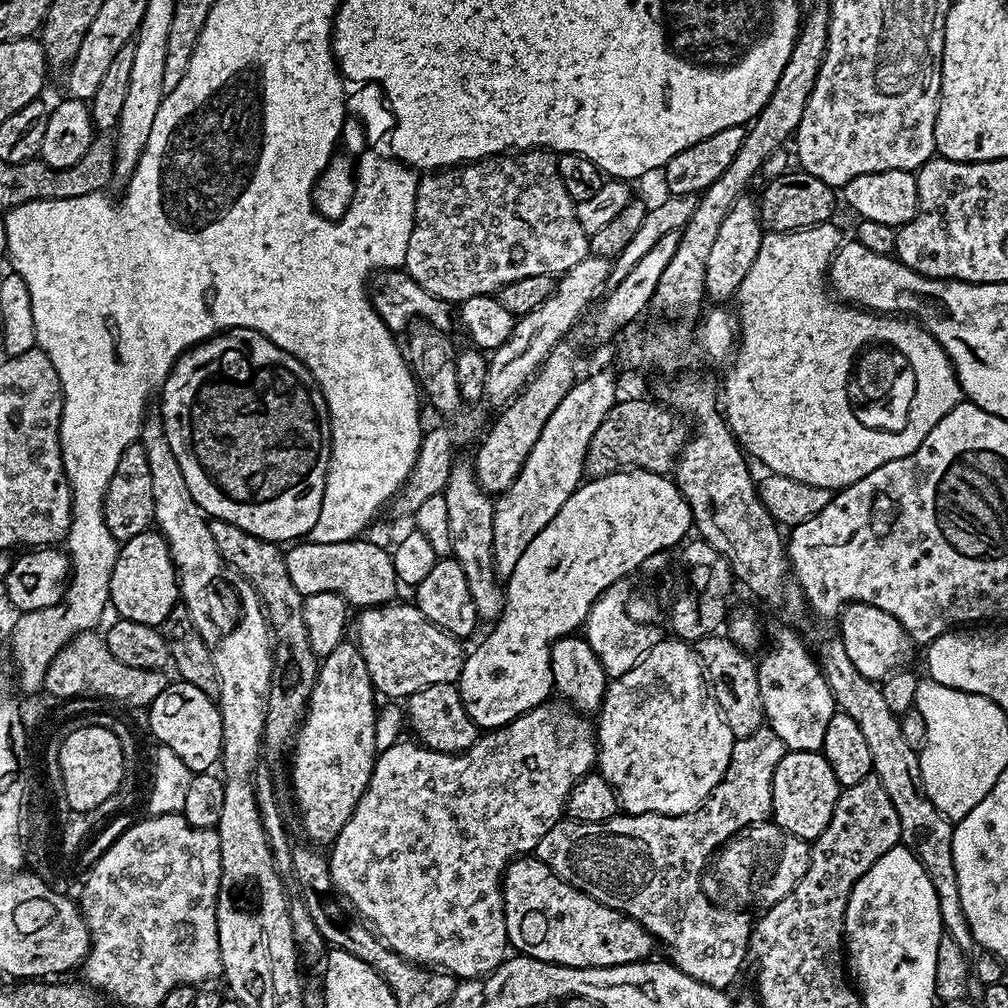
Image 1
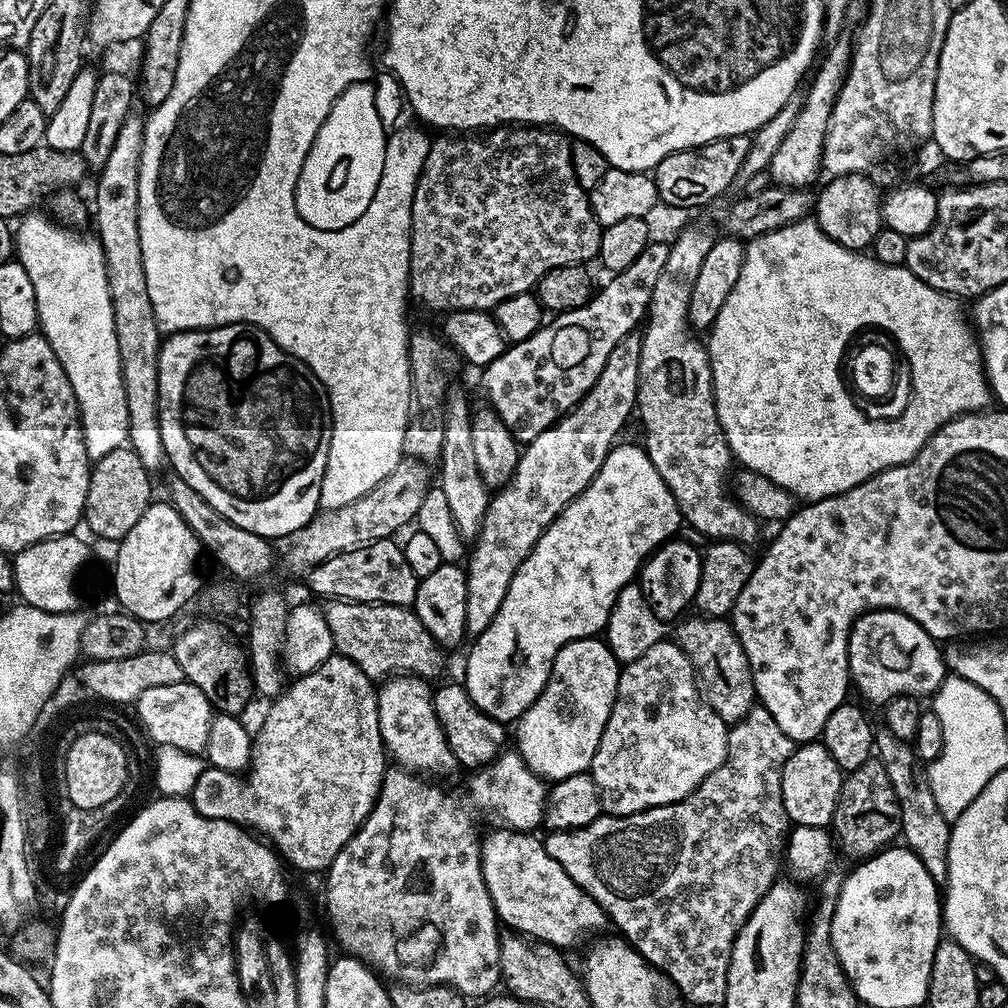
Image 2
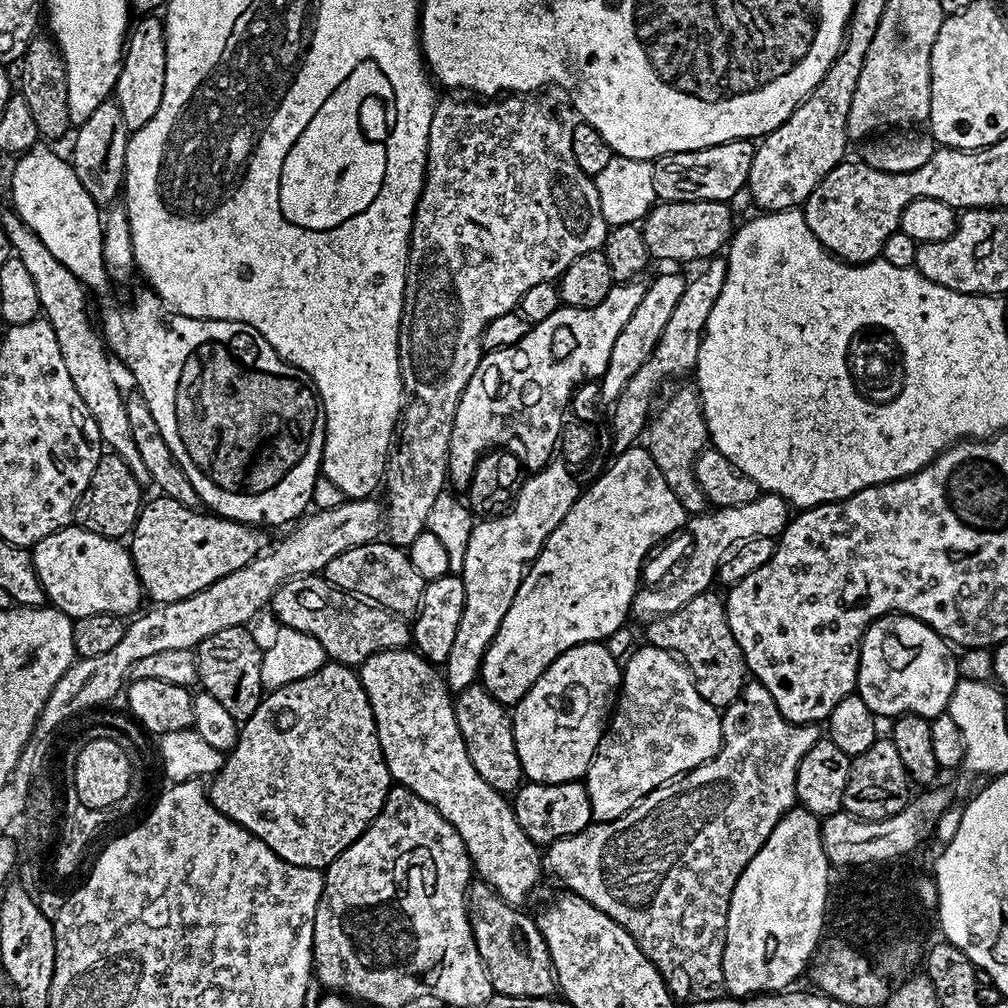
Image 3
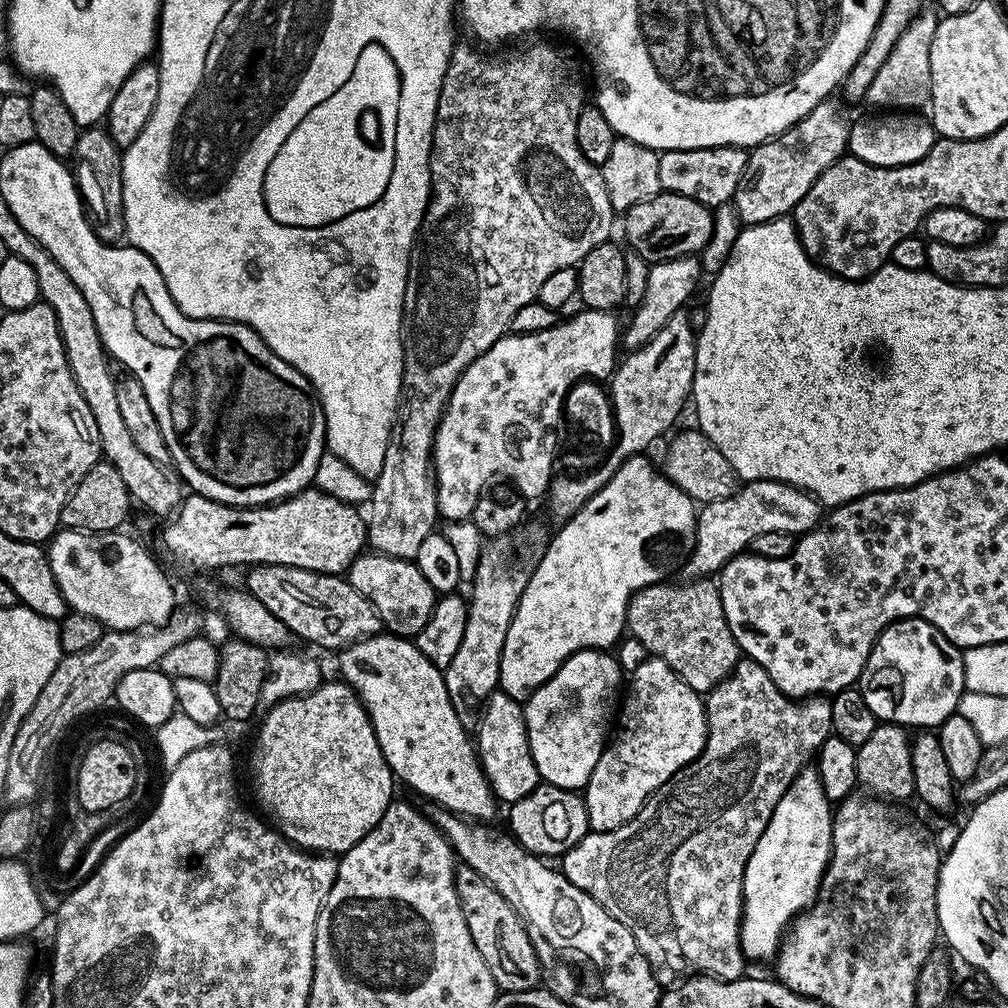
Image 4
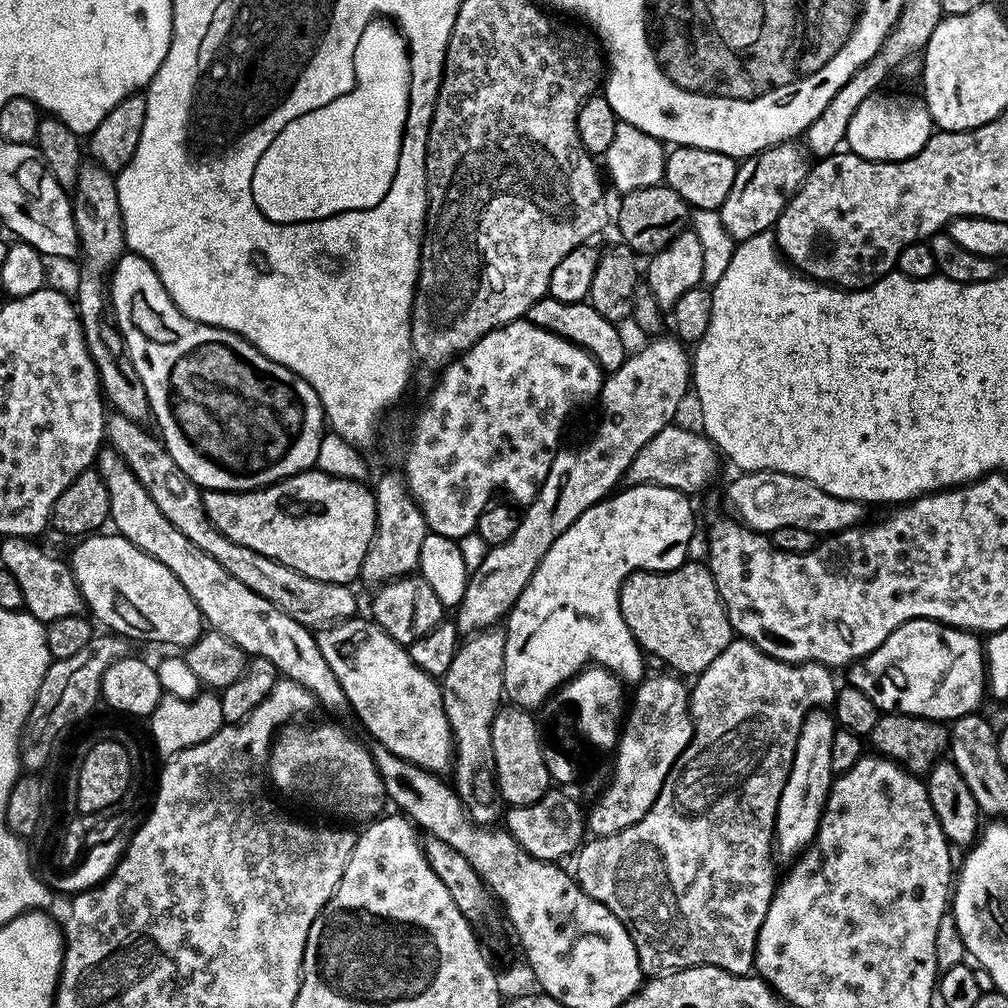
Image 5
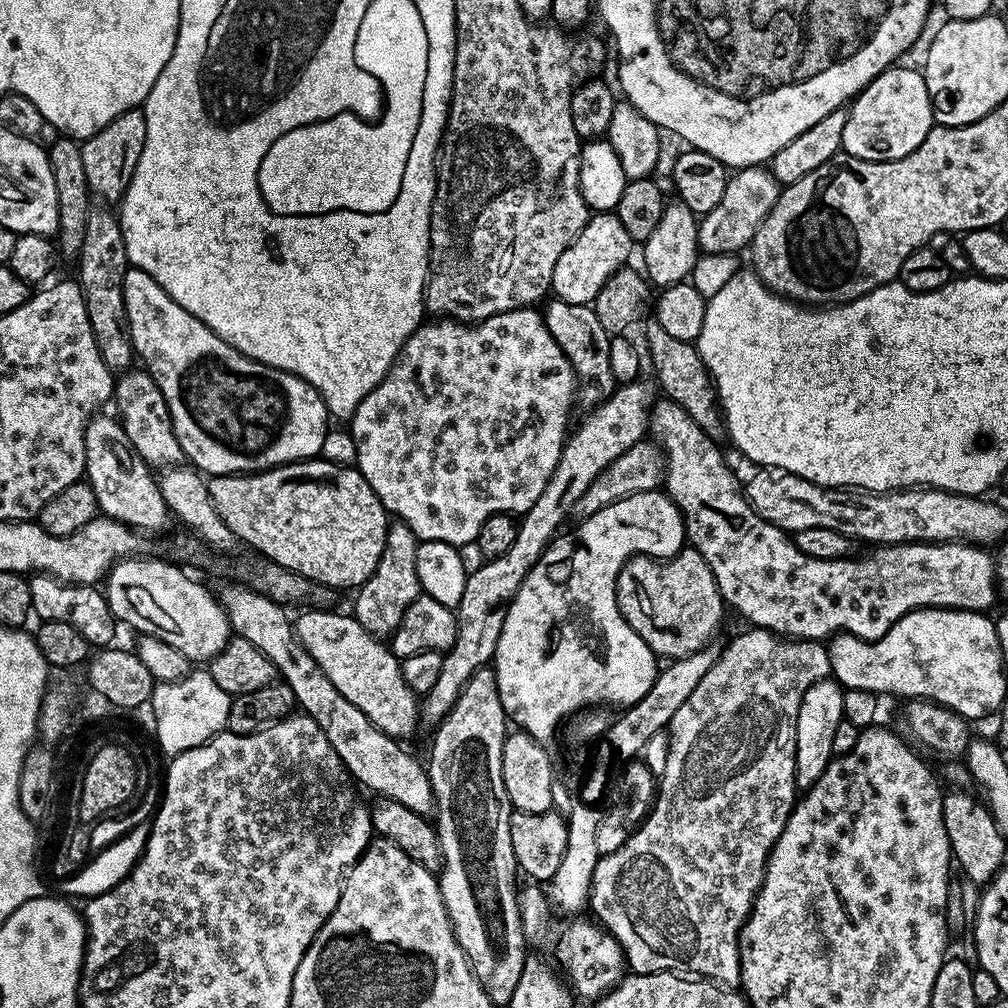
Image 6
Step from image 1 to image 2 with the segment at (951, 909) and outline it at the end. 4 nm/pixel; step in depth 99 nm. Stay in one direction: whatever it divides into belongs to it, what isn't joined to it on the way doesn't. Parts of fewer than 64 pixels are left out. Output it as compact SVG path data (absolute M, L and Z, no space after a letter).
M880 730L874 736L874 752L886 766L886 772L890 774L890 784L894 786L894 794L898 798L900 836L903 843L916 855L918 862L926 866L930 878L938 882L947 881L948 847L952 830L950 822L938 810L938 802L934 802L925 765L917 756L915 747L907 740L894 738L894 734L887 730Z

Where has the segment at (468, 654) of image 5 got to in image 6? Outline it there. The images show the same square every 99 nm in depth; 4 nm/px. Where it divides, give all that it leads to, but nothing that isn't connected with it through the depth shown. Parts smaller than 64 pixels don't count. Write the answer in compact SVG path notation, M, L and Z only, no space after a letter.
M481 666L468 679L462 694L458 694L458 702L454 702L444 719L435 725L432 757L426 760L434 801L434 827L440 843L442 867L438 879L442 902L448 911L456 940L472 965L473 974L496 1006L507 1006L510 998L514 998L526 959L526 941L520 921L520 898L516 884L518 869L514 846L510 846L510 818L514 809L506 794L506 782L502 782L502 746L509 728L502 698L498 694L496 673L491 667Z

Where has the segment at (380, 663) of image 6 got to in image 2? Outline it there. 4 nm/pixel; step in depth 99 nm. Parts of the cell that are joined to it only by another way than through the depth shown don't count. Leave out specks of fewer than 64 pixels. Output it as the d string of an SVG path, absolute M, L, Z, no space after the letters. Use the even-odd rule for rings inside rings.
M401 674L393 676L379 685L378 726L384 739L387 755L392 756L397 765L417 774L427 774L432 778L444 776L447 772L457 771L456 755L453 754L440 719L436 713L433 689L428 689L427 679ZM496 826L489 836L487 833L483 837L480 865L497 921L513 933L569 950L591 932L603 933L603 928L609 927L604 907L594 902L590 894L583 892L574 878L570 878L554 858L550 858L544 840L536 834Z

